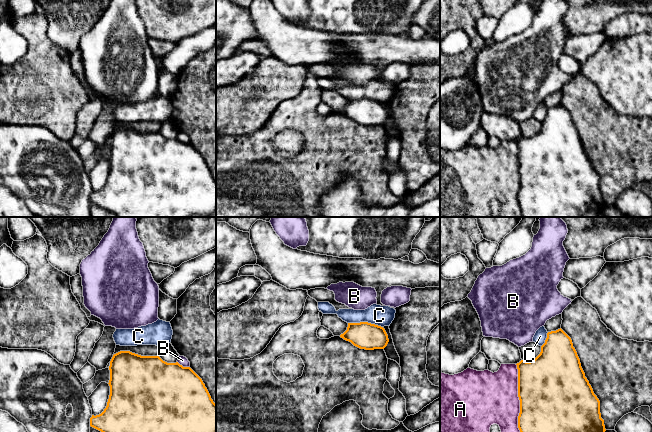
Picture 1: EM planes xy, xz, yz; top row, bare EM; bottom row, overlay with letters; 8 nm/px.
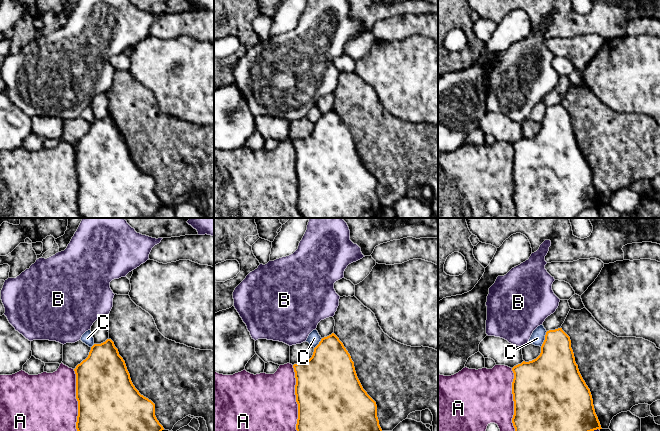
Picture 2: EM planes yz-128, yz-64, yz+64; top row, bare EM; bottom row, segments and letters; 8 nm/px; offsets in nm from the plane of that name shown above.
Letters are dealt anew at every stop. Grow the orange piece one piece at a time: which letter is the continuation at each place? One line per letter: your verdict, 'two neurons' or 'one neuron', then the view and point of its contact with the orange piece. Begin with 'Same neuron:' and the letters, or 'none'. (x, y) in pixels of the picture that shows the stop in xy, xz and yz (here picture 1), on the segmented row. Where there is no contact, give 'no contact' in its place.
Same neuron: none
A: two neurons | yz (519, 398)
B: two neurons | xy (182, 366)
C: two neurons | xz (365, 322)

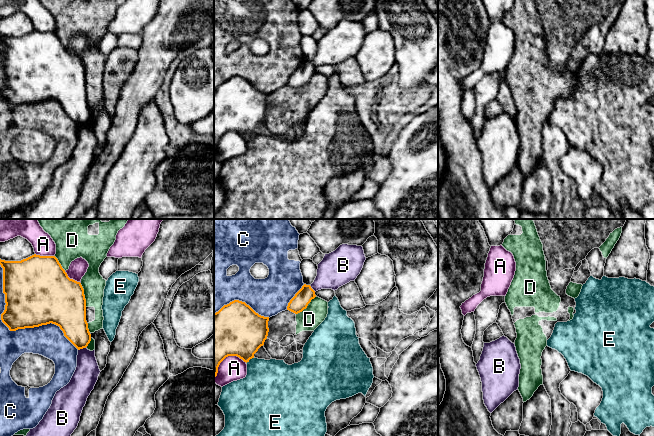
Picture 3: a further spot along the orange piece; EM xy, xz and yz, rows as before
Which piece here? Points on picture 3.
Same neuron: none
A: two neurons | xy (45, 256)
B: two neurons | xy (82, 348)
C: two neurons | xy (13, 330)
D: two neurons | xy (84, 295)
E: two neurons | xz (250, 358)

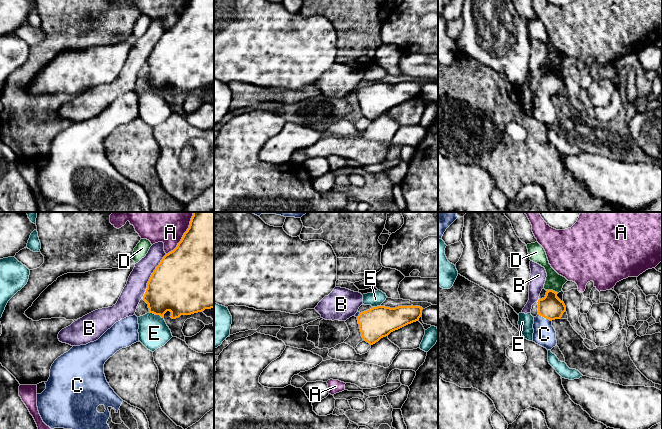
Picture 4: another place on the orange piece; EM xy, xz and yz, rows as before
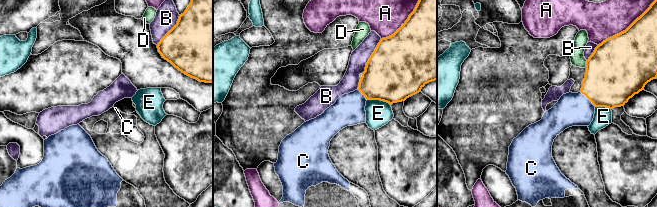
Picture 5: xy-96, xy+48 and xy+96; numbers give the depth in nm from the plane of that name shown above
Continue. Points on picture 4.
Same neuron: C
A: two neurons | xy (184, 234)
B: two neurons | xy (151, 275)
C: one neuron | yz (545, 317)
D: two neurons | yz (552, 290)
E: two neurons | xy (156, 314)

